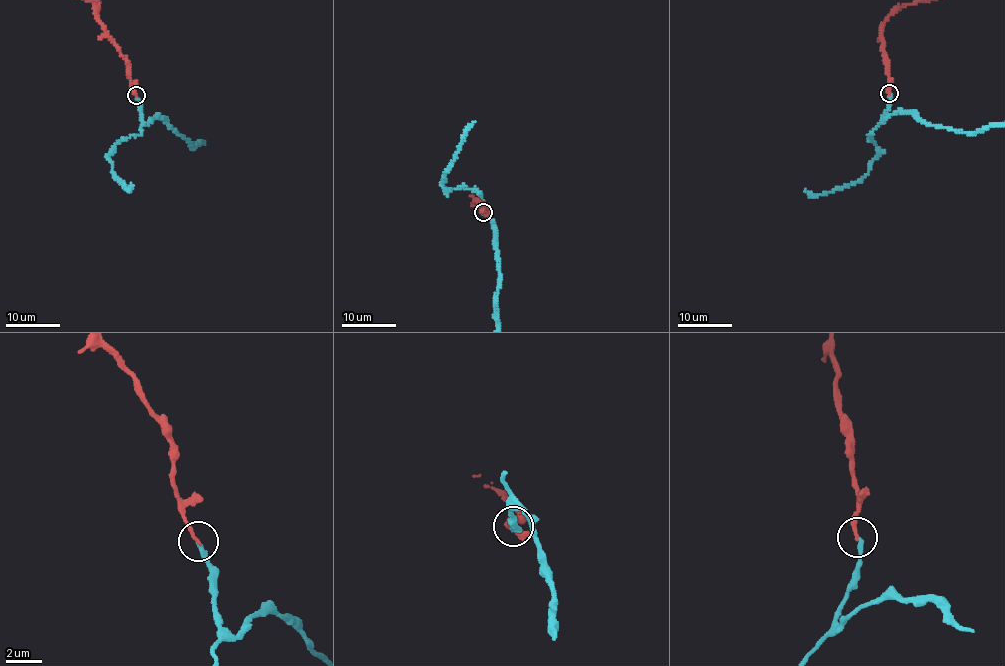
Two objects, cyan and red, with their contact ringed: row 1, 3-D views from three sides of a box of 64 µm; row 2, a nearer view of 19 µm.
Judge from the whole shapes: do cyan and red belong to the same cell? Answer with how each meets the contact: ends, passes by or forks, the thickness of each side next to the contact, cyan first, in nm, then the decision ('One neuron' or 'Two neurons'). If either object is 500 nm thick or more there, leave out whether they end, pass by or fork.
At the ring cyan ends. At the ring red ends. Thickness 220 nm (cyan) against 200 nm. Two neurons

